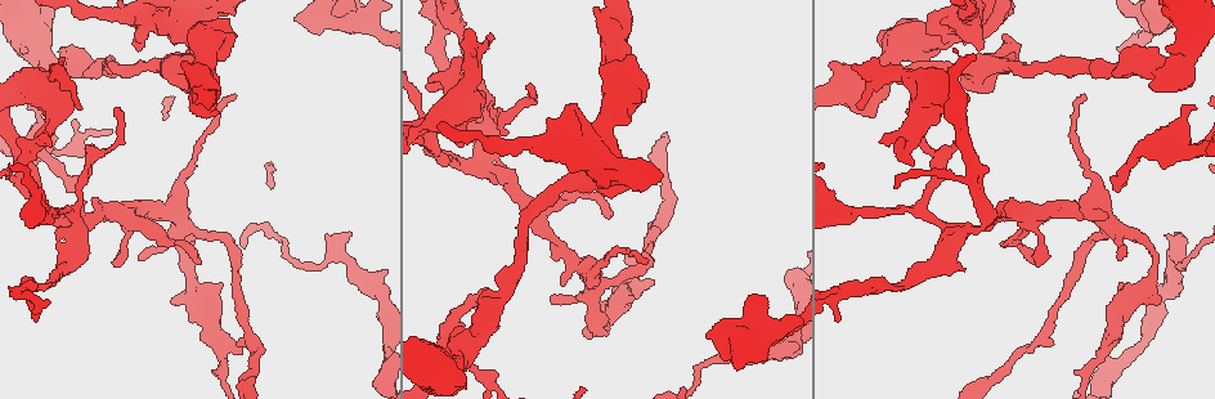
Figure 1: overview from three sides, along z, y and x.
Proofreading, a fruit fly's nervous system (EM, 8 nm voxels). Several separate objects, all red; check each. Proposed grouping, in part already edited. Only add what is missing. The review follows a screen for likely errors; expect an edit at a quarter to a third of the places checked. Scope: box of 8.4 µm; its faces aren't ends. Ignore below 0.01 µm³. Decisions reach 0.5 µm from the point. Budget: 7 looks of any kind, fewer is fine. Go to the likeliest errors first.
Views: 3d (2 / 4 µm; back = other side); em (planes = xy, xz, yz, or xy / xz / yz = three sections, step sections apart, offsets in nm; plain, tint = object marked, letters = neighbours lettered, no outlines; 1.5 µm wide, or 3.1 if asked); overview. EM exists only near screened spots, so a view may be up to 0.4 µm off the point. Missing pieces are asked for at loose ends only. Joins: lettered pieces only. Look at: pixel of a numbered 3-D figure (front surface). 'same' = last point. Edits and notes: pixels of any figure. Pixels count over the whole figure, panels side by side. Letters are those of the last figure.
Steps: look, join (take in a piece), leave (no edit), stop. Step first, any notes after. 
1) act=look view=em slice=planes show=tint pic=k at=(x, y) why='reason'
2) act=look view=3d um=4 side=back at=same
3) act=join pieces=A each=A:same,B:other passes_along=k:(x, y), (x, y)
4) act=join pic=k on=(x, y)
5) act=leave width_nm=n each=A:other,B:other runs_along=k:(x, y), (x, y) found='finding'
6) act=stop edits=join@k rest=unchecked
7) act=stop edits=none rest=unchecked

act=look view=3d um=4 pic=1 at=(1116, 191) why='an open end'

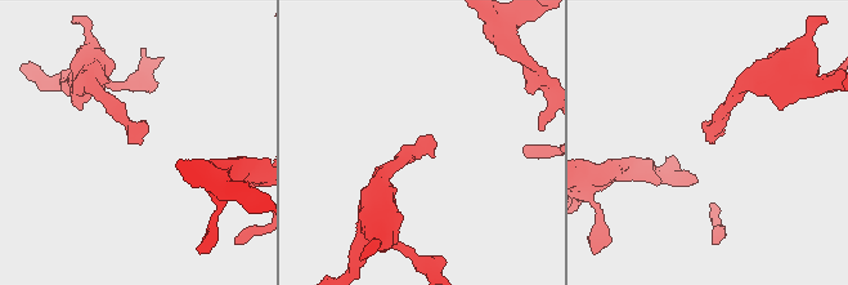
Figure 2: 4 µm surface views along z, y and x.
act=look view=em slice=planes show=plain pic=2 at=(712, 141)

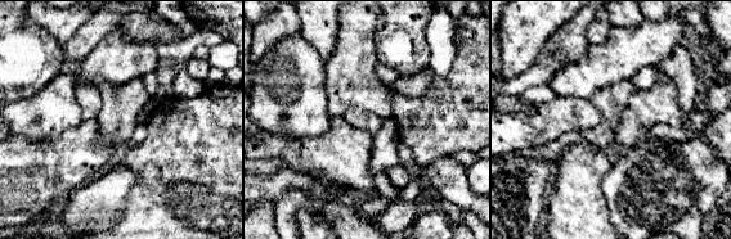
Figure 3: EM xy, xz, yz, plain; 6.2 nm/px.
act=look view=em slice=planes show=letters at=same

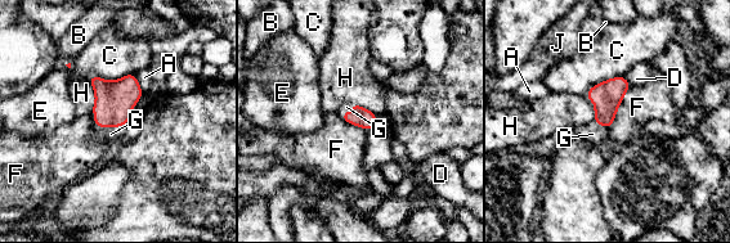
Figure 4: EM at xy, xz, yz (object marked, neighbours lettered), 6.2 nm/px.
act=join pieces=G each=A:other,B:other,C:other,D:other,E:other,F:other,G:same,H:other,J:other passes_along=4:(115, 100), (106, 126), (111, 134) found='it goes on there'

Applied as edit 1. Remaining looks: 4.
act=look view=overview

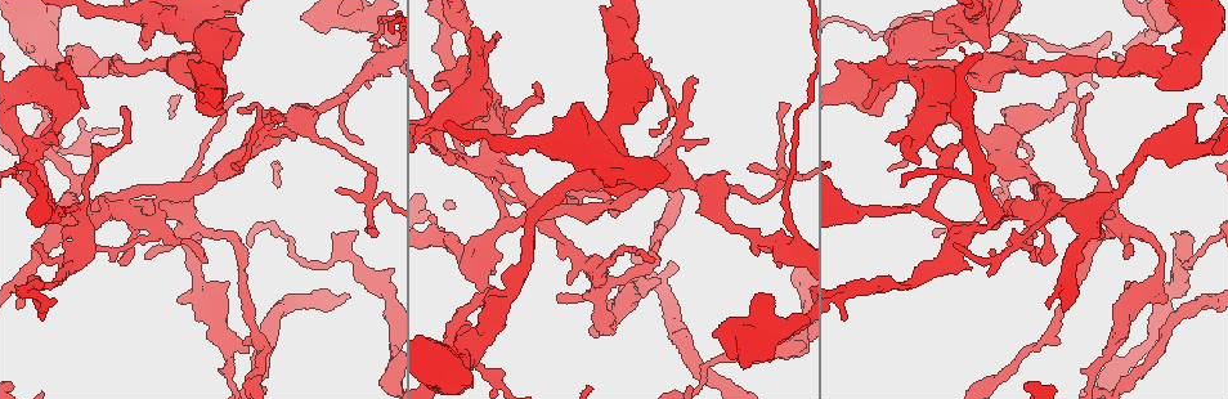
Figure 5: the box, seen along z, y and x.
act=look view=em slice=xz step=4 show=letters pic=5 at=(207, 262) why='branch stops here'

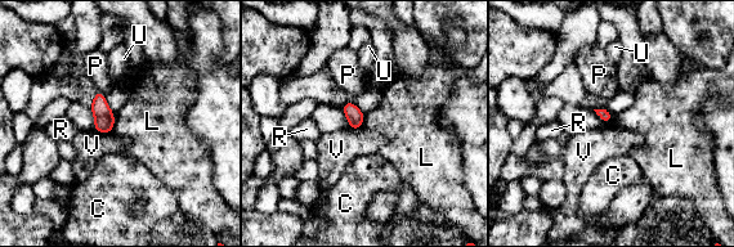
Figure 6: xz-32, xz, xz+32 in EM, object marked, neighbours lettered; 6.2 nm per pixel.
act=look view=em slice=planes show=letters at=same why='another direction'

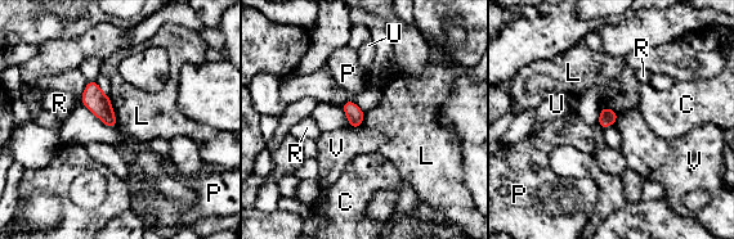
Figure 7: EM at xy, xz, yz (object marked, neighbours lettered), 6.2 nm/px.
act=leave width_nm=100 each=C:other,L:other,P:other,R:other,U:other,V:other found='none of them fits'

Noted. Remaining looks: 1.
act=look view=em slice=planes show=letters pic=5 at=(919, 163) why='branch stops here'

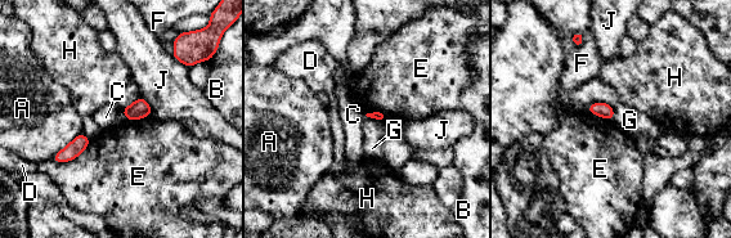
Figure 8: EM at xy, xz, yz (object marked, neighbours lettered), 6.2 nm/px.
act=leave each=A:other,B:other,C:other,D:other,E:other,F:other,G:other,H:other,J:other border=8:(121, 108), (121, 112), (129, 121) found='none of them fits'

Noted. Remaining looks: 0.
act=stop edits=join@4 rest=unchecked

